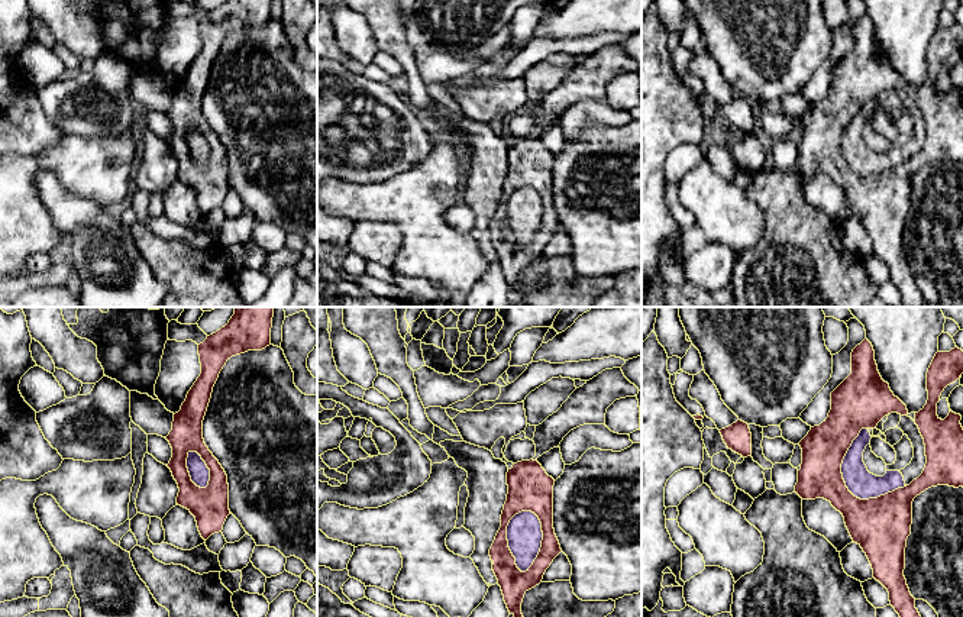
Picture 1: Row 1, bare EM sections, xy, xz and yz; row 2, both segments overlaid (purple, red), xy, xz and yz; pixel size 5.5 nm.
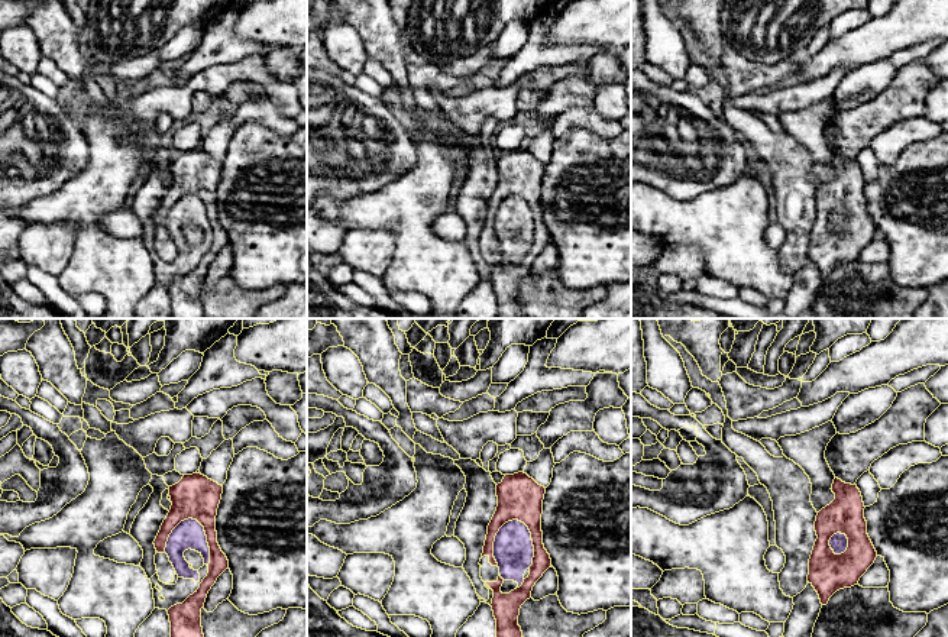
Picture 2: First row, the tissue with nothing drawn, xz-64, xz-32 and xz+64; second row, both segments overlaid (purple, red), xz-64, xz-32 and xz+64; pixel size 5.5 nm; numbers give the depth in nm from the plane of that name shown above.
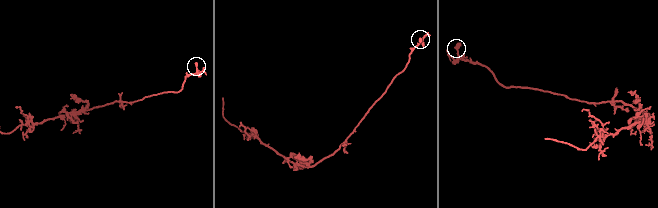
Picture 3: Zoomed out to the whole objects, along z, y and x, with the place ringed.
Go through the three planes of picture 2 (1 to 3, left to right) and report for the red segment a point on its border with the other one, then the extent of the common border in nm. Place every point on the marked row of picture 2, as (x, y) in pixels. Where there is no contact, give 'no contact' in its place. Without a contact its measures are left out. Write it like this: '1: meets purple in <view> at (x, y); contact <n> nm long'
1: meets purple in xz-64 at (206, 536); contact 300 nm long
2: meets purple in xz-32 at (530, 536); contact 300 nm long
3: meets purple in xz+64 at (830, 542); contact 140 nm long

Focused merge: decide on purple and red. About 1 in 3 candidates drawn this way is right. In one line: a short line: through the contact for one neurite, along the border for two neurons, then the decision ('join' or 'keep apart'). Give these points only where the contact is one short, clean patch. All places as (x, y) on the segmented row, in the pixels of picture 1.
keep apart

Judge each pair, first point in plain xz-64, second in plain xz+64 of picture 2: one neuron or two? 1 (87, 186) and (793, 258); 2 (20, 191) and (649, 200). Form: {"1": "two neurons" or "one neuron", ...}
{"1": "two neurons", "2": "two neurons"}

